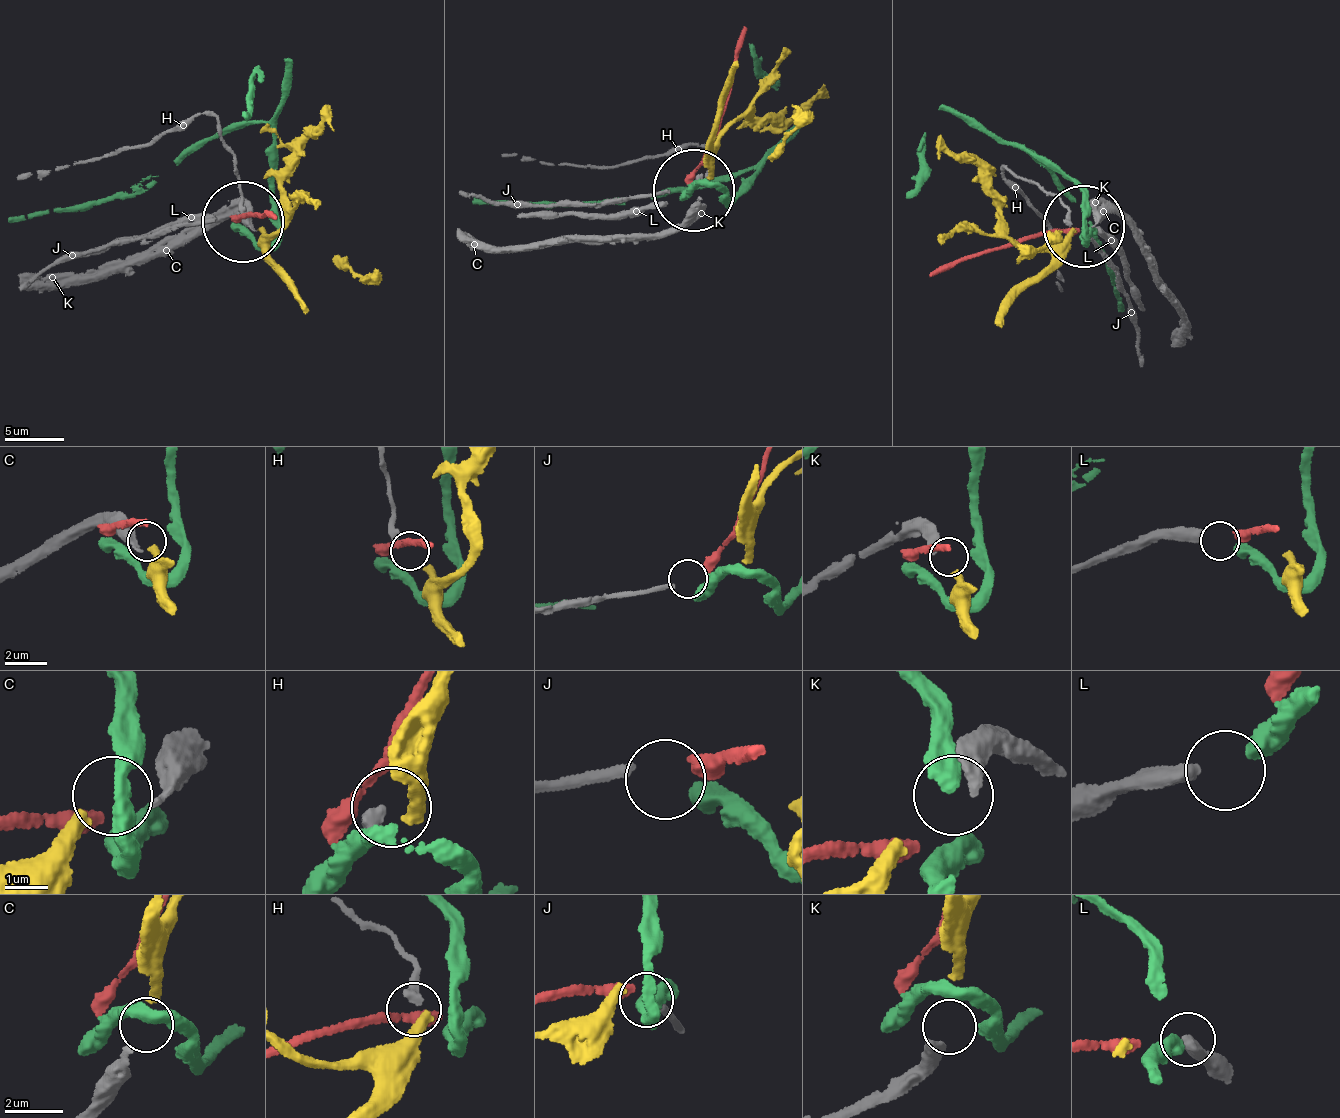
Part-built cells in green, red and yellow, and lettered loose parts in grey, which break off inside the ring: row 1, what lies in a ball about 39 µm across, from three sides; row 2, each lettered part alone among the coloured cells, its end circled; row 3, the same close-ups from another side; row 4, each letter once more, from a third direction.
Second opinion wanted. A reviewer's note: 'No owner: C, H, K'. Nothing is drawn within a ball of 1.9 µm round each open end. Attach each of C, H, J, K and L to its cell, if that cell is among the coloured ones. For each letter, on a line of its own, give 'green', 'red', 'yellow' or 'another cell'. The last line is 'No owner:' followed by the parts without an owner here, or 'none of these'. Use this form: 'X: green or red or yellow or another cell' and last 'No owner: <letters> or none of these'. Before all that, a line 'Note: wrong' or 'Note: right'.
Note: wrong
C: yellow
H: another cell
J: red
K: another cell
L: green
No owner: H, K

